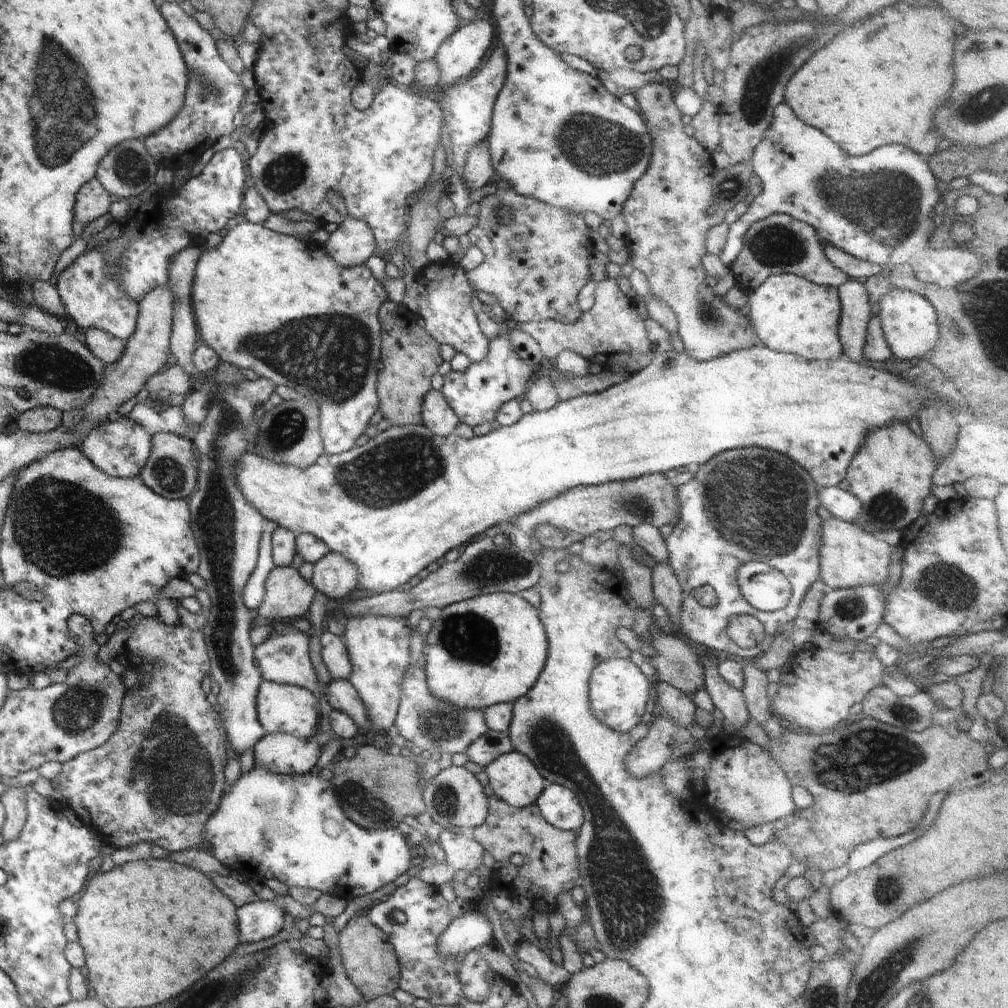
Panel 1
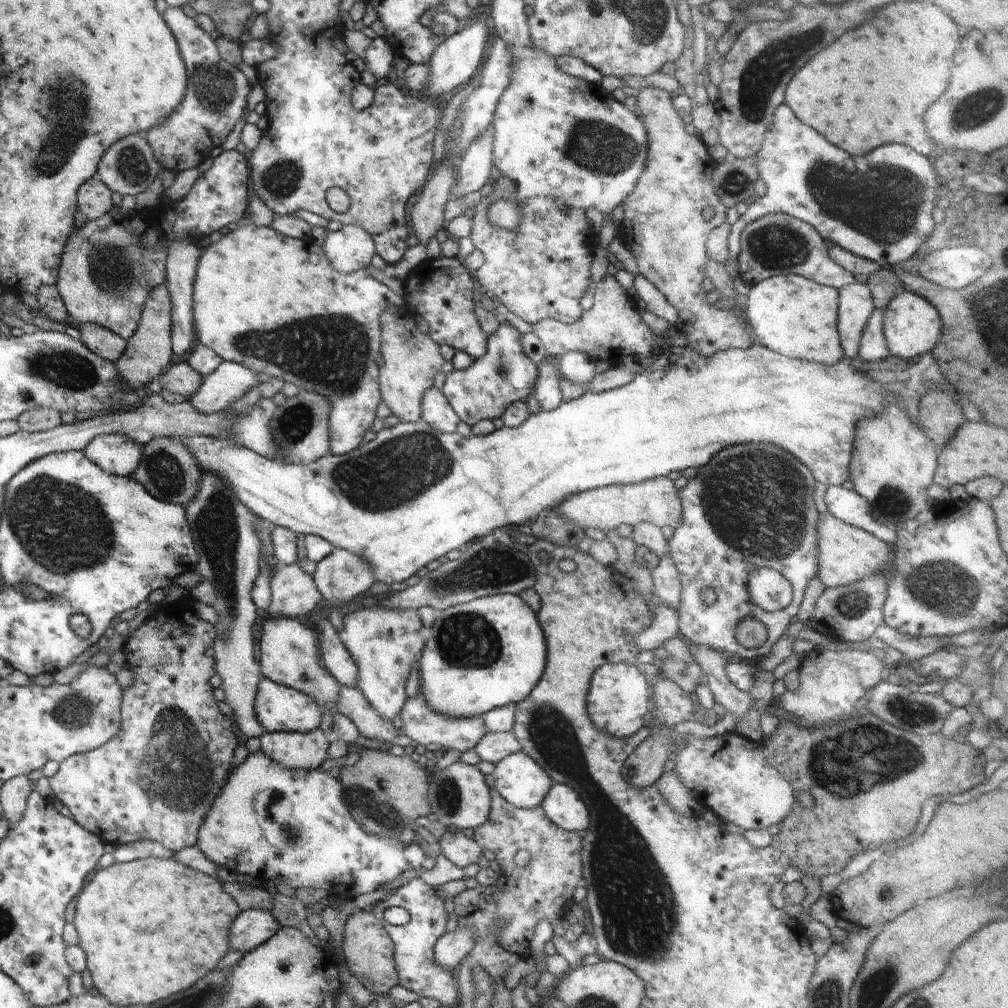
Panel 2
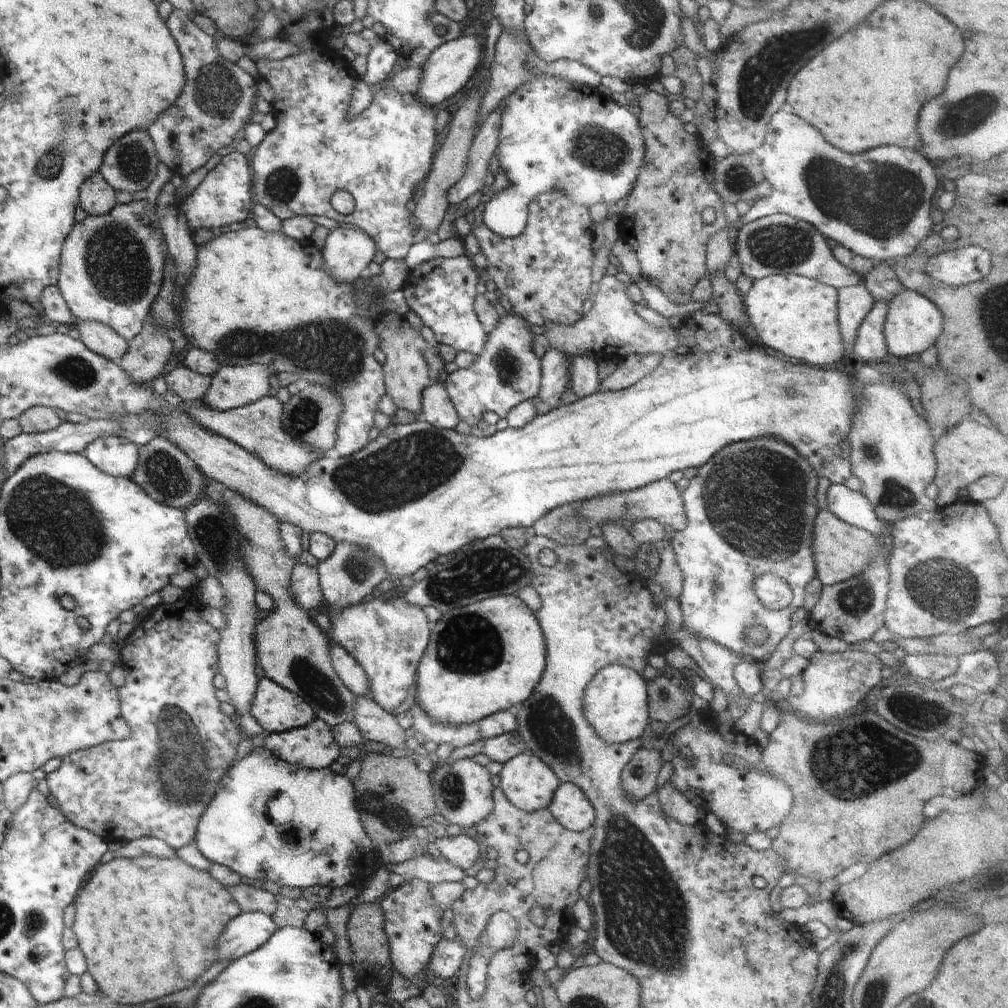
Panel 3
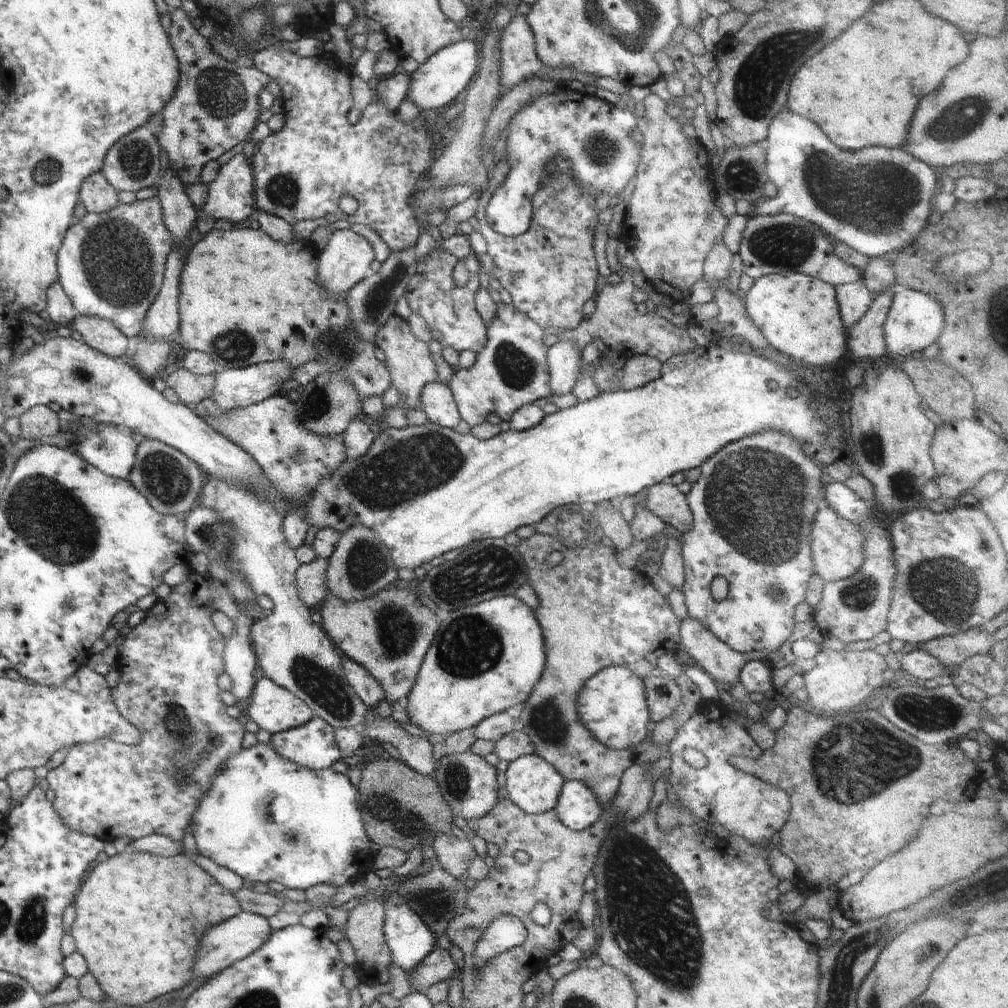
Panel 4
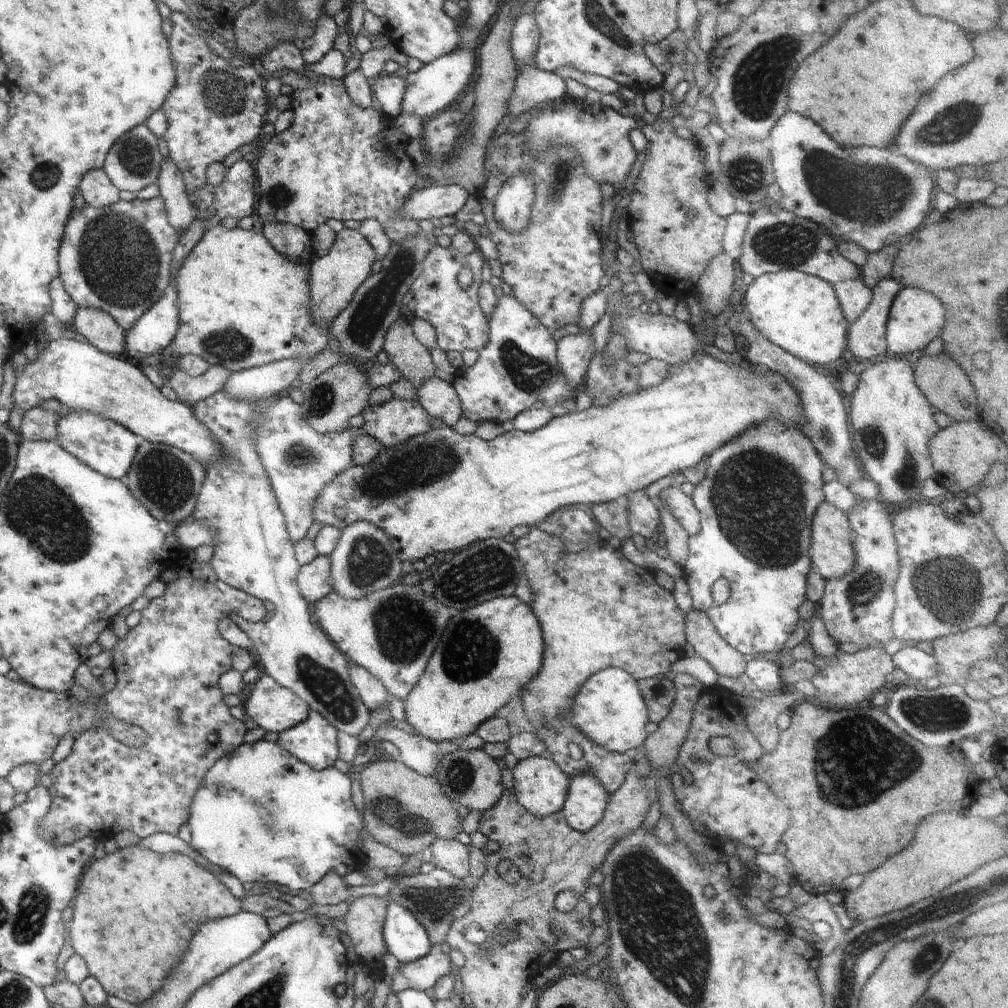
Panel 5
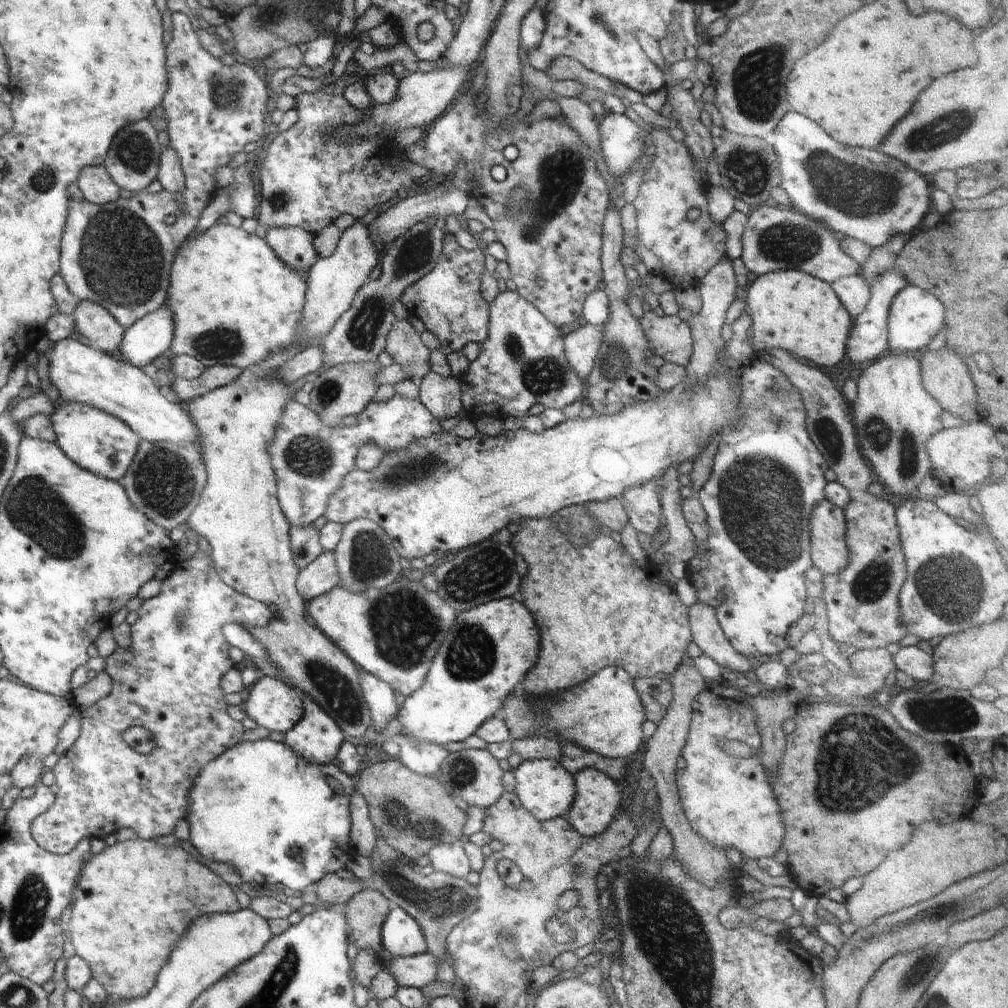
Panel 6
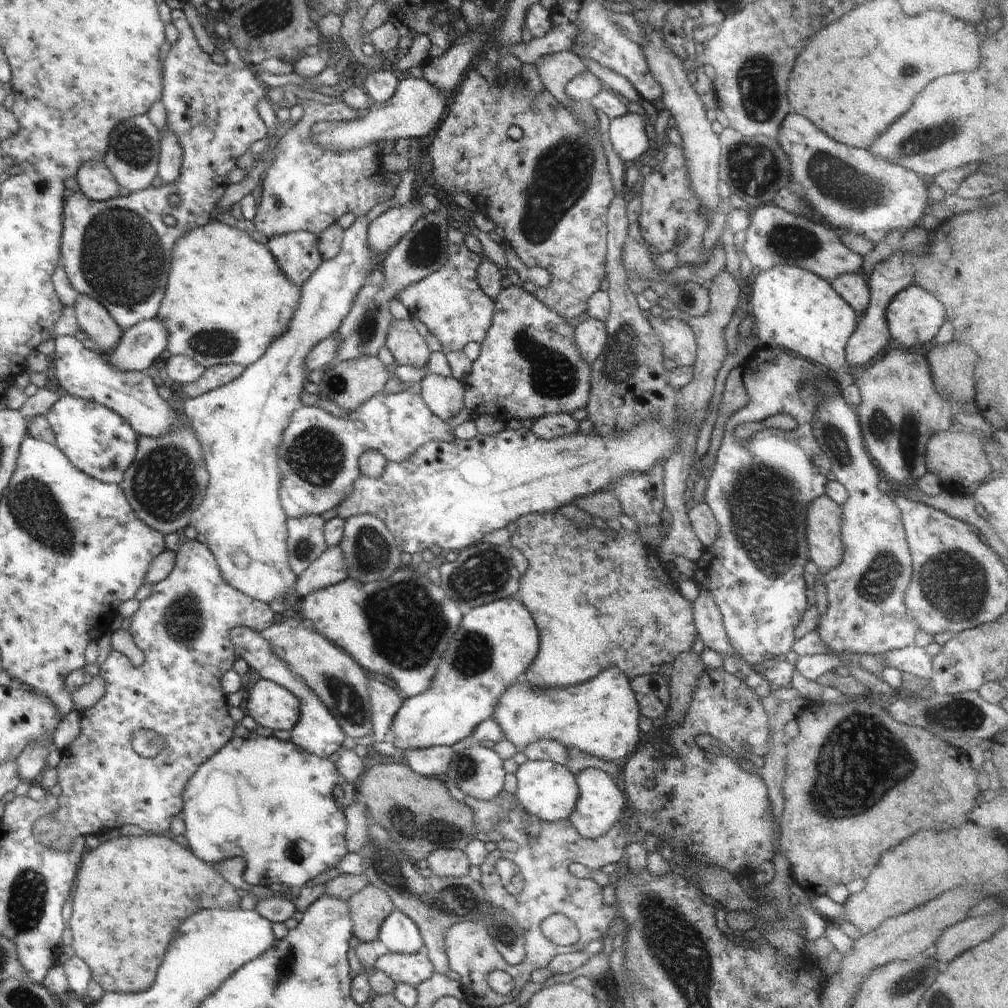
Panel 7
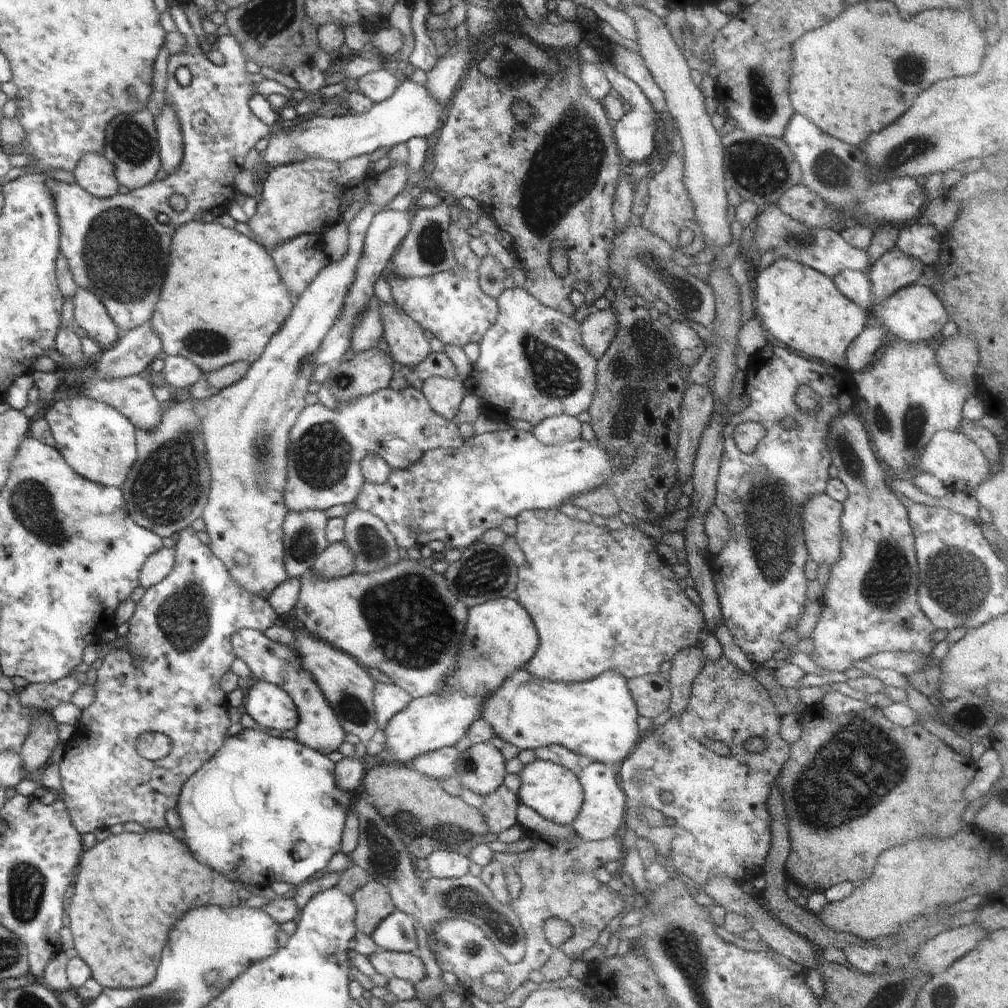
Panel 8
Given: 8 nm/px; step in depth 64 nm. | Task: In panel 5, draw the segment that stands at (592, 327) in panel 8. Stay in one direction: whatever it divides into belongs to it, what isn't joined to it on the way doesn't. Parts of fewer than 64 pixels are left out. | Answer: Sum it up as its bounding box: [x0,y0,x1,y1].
[556,329,596,388]

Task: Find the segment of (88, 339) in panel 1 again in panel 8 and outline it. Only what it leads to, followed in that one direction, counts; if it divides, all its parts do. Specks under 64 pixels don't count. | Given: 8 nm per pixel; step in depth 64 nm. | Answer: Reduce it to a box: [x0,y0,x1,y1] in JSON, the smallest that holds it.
[72,286,118,349]

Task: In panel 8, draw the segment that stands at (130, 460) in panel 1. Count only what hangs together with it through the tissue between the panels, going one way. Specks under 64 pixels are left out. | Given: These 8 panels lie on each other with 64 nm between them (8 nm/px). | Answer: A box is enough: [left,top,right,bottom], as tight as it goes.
[43,391,137,489]

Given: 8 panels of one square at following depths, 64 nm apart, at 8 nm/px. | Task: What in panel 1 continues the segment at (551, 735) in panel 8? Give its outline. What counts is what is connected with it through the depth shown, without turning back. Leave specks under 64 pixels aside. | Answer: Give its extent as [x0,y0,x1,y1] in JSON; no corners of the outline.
[589,658,651,733]

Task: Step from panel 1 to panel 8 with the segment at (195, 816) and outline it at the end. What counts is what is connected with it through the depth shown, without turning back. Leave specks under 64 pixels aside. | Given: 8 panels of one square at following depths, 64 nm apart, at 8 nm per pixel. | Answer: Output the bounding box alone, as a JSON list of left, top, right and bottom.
[59,525,278,834]

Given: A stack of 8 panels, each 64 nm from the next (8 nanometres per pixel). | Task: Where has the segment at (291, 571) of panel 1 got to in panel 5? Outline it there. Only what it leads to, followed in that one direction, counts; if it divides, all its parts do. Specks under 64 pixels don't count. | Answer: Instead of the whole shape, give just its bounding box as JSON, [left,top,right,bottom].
[298,555,333,607]

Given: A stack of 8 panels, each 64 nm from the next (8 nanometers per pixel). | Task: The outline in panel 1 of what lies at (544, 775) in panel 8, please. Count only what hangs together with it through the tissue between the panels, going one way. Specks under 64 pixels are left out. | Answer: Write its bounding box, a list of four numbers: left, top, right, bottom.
[484,751,547,808]

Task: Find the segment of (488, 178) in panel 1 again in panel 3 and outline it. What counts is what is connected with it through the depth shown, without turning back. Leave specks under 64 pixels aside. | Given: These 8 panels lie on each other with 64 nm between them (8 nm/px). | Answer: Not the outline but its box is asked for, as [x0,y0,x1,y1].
[447,100,505,206]

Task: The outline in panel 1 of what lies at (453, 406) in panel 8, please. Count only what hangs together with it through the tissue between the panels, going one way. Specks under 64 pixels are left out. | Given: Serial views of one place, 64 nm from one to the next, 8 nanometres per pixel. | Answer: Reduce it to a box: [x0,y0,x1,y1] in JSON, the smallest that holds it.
[422,391,459,437]

